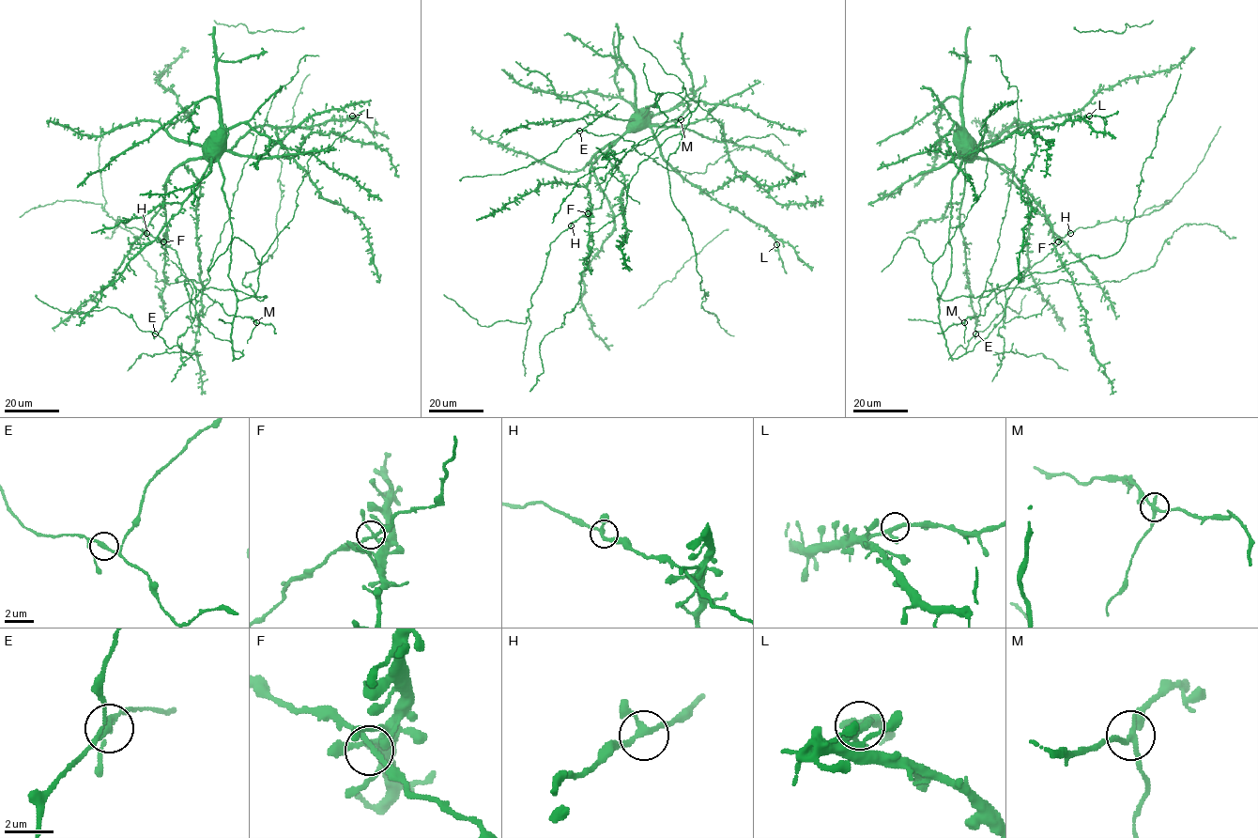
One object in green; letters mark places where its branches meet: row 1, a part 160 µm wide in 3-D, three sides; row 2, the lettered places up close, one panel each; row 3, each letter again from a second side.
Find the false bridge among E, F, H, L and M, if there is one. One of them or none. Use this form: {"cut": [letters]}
{"cut": ["M"]}

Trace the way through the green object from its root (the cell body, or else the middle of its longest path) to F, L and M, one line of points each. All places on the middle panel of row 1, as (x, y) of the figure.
F: (638, 119), (635, 120), (631, 131), (625, 132), (590, 164), (590, 181), (587, 186), (590, 214), (588, 213)
L: (638, 119), (635, 123), (650, 128), (660, 154), (675, 171), (721, 204), (737, 209), (763, 225), (776, 244)
M: (638, 119), (590, 164), (589, 214), (601, 206), (615, 162), (681, 118)

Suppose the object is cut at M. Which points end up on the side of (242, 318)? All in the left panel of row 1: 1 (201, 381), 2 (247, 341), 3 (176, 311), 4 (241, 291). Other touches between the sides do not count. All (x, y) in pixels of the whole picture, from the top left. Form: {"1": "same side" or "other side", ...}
{"1": "other side", "2": "other side", "3": "other side", "4": "other side"}

